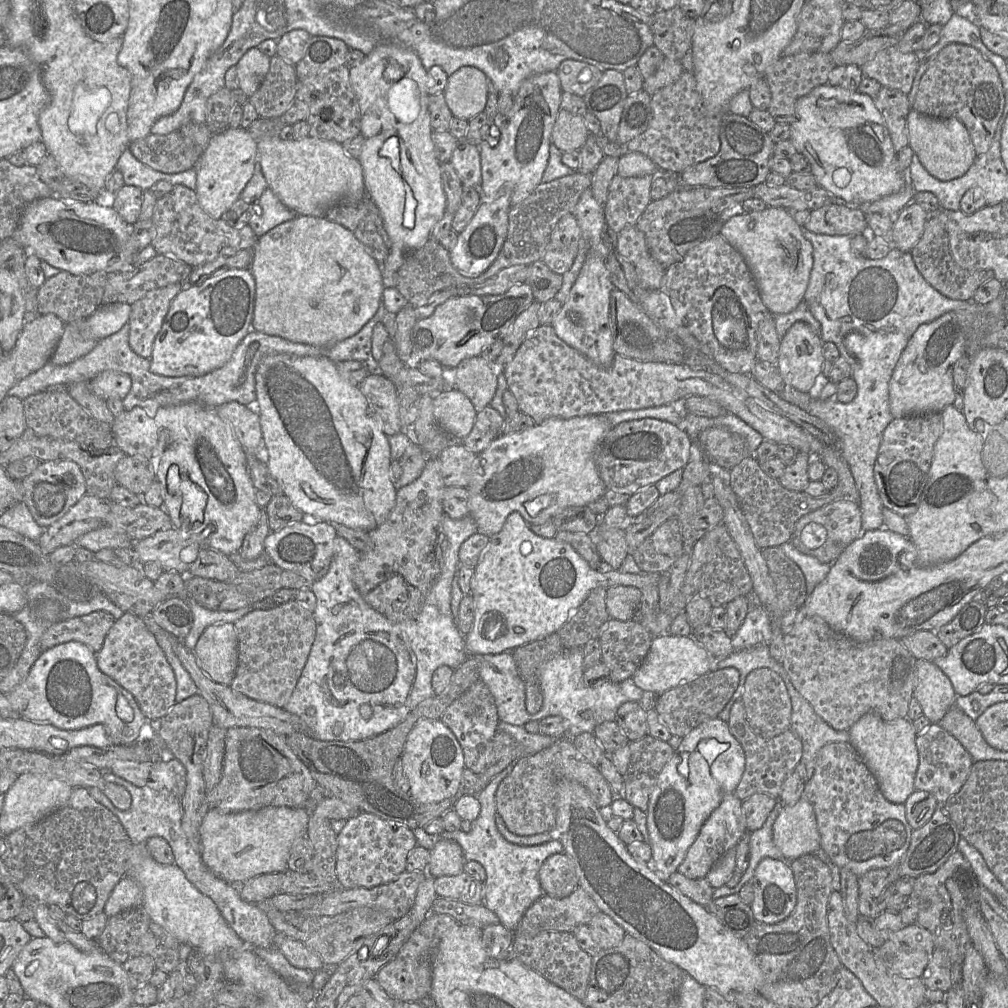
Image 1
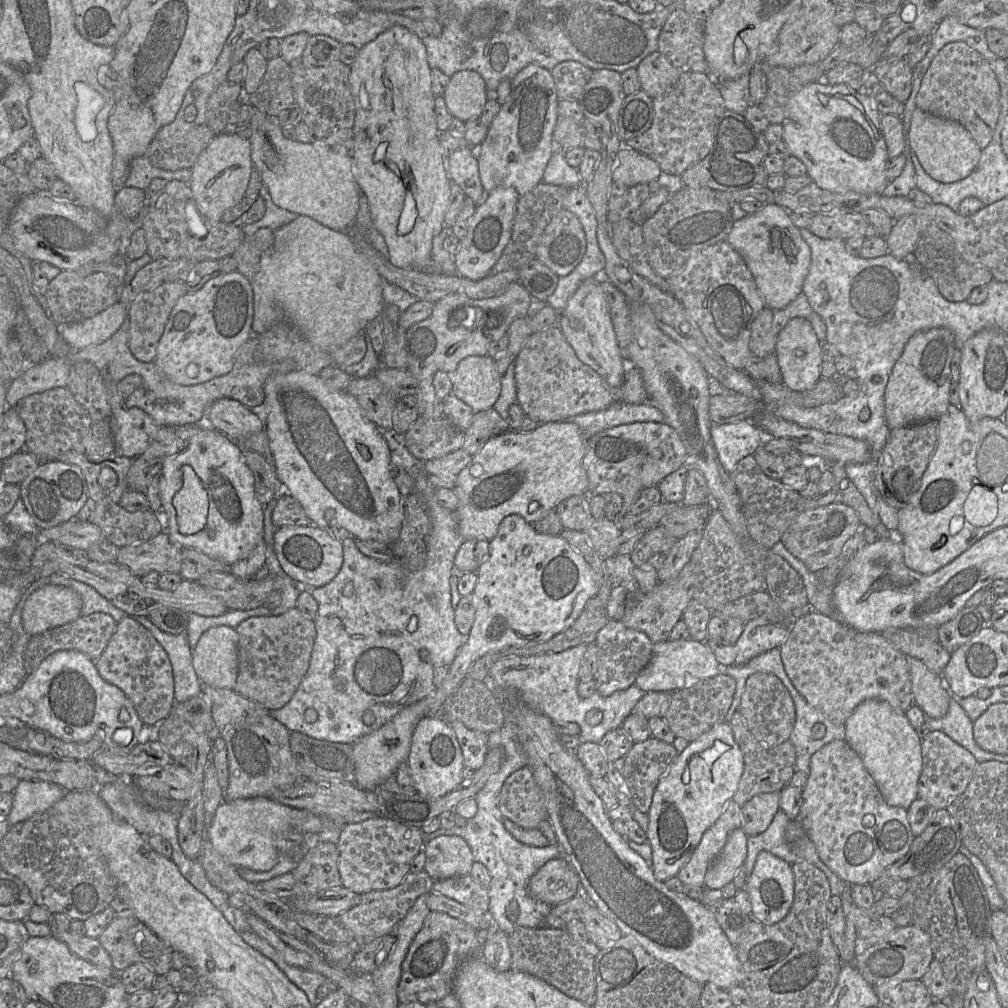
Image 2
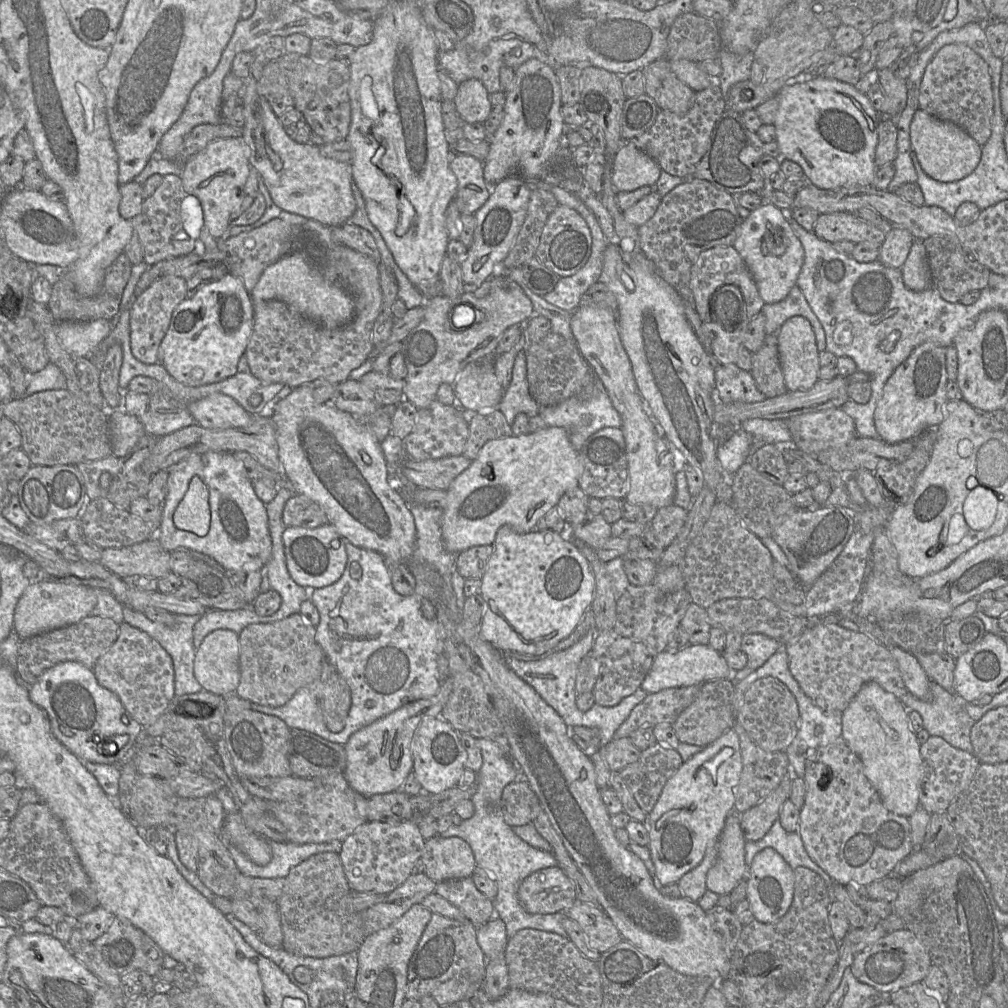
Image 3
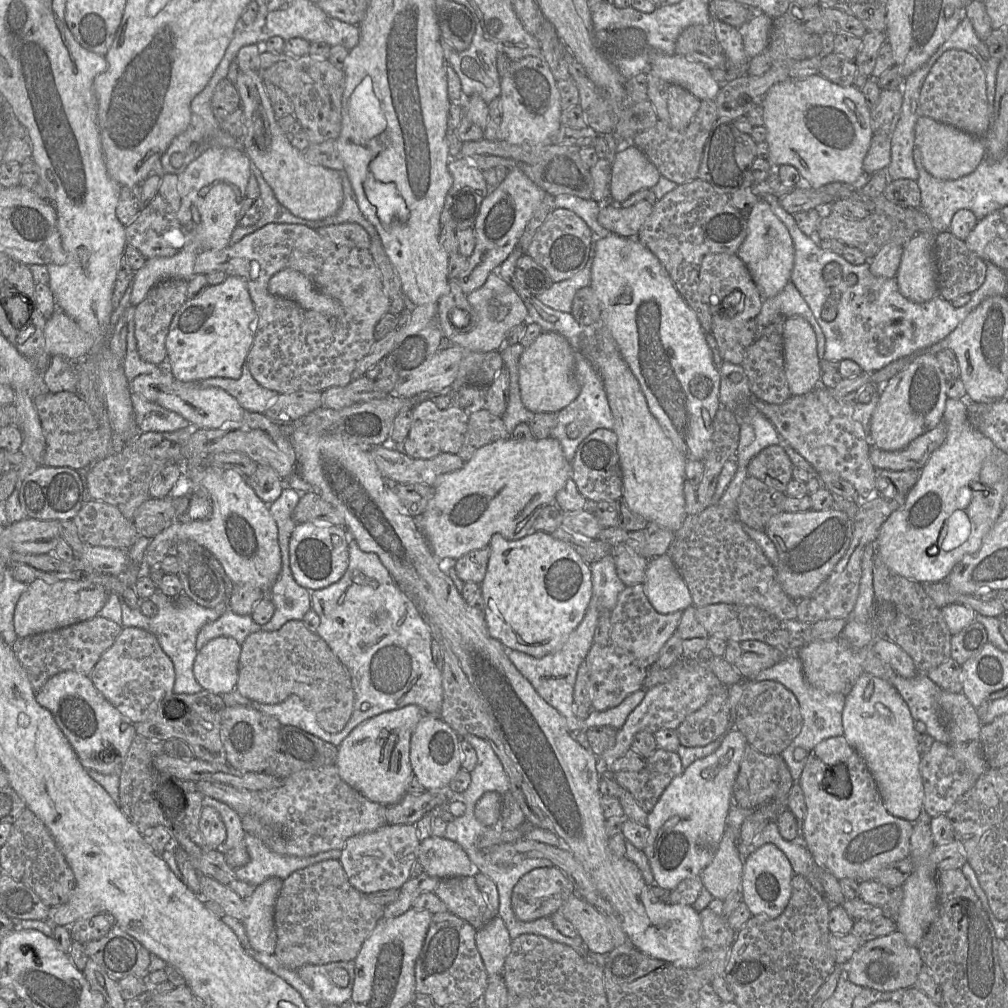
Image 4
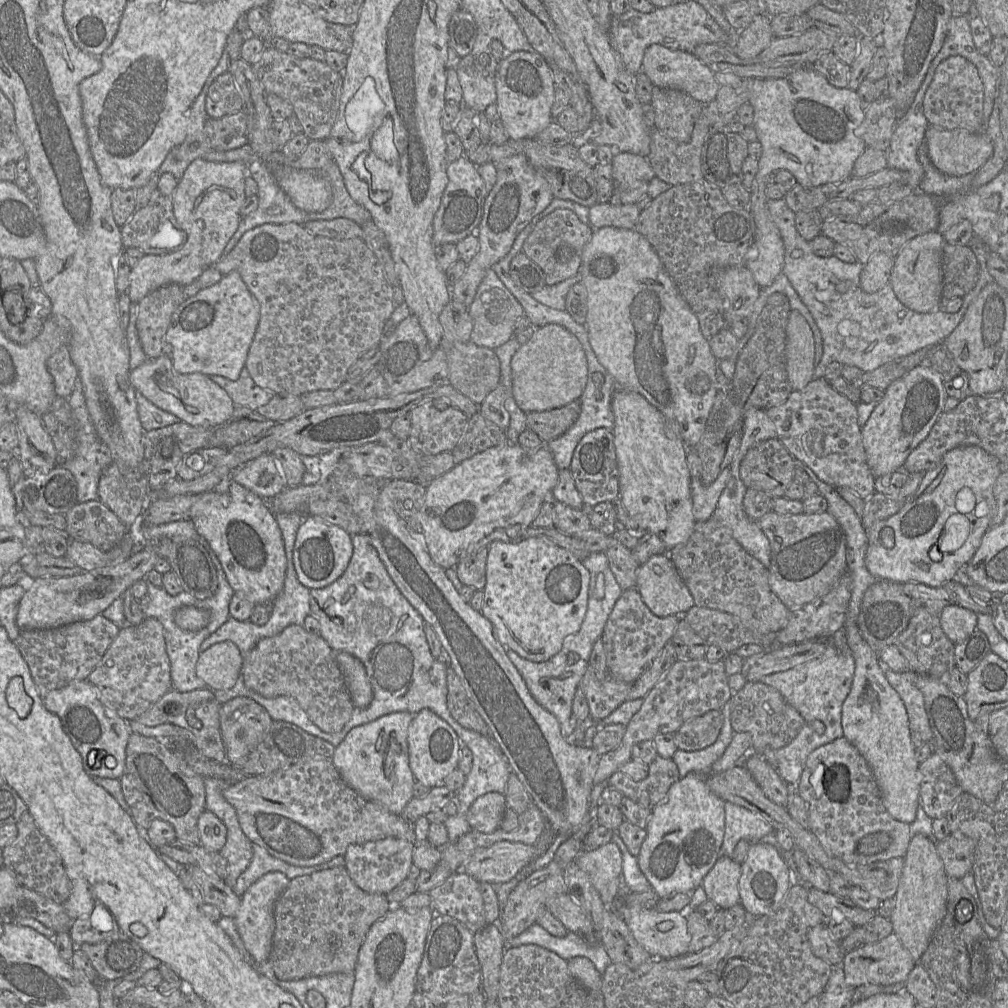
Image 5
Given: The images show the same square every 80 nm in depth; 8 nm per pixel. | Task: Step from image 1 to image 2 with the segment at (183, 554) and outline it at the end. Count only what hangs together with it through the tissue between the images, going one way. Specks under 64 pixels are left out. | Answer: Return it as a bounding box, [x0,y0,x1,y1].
[116,530,181,577]

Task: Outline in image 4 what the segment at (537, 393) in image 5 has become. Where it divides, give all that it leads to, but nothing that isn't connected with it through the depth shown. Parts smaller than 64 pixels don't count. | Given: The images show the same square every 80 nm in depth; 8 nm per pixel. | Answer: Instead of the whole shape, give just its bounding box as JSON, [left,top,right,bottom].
[518,332,580,413]

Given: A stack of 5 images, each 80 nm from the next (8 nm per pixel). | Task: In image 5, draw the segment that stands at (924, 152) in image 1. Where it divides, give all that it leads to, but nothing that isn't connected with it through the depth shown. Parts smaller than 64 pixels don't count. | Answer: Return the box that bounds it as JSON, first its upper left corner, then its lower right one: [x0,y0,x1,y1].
[924,125,993,176]

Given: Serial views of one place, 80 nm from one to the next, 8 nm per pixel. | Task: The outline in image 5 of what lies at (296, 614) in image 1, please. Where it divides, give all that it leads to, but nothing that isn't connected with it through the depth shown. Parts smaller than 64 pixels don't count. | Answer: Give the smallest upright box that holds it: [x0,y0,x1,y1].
[241,625,355,733]

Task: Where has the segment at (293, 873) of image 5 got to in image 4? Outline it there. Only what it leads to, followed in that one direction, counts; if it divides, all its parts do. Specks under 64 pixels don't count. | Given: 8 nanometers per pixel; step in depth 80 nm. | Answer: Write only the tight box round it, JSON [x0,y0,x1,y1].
[234,834,341,886]

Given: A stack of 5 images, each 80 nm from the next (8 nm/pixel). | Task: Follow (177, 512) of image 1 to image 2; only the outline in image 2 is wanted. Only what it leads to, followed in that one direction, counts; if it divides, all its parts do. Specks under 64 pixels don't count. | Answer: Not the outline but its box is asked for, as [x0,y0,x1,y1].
[109,407,264,567]

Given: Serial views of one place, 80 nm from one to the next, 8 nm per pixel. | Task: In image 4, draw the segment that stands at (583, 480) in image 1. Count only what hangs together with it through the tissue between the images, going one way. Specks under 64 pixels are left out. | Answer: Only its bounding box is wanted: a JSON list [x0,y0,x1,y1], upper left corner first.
[414,436,572,560]

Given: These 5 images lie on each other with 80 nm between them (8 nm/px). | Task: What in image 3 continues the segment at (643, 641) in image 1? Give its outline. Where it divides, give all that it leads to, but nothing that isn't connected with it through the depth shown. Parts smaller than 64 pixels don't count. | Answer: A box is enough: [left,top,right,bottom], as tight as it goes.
[592,629,654,707]

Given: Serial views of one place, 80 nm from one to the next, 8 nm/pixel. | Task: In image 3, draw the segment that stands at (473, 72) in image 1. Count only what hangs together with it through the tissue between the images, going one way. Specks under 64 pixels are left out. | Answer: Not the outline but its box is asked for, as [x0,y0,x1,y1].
[453,78,492,123]

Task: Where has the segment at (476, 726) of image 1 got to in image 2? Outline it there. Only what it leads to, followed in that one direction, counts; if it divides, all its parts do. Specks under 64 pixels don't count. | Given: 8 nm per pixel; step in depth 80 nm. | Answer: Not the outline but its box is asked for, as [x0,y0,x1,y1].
[448,721,489,771]

